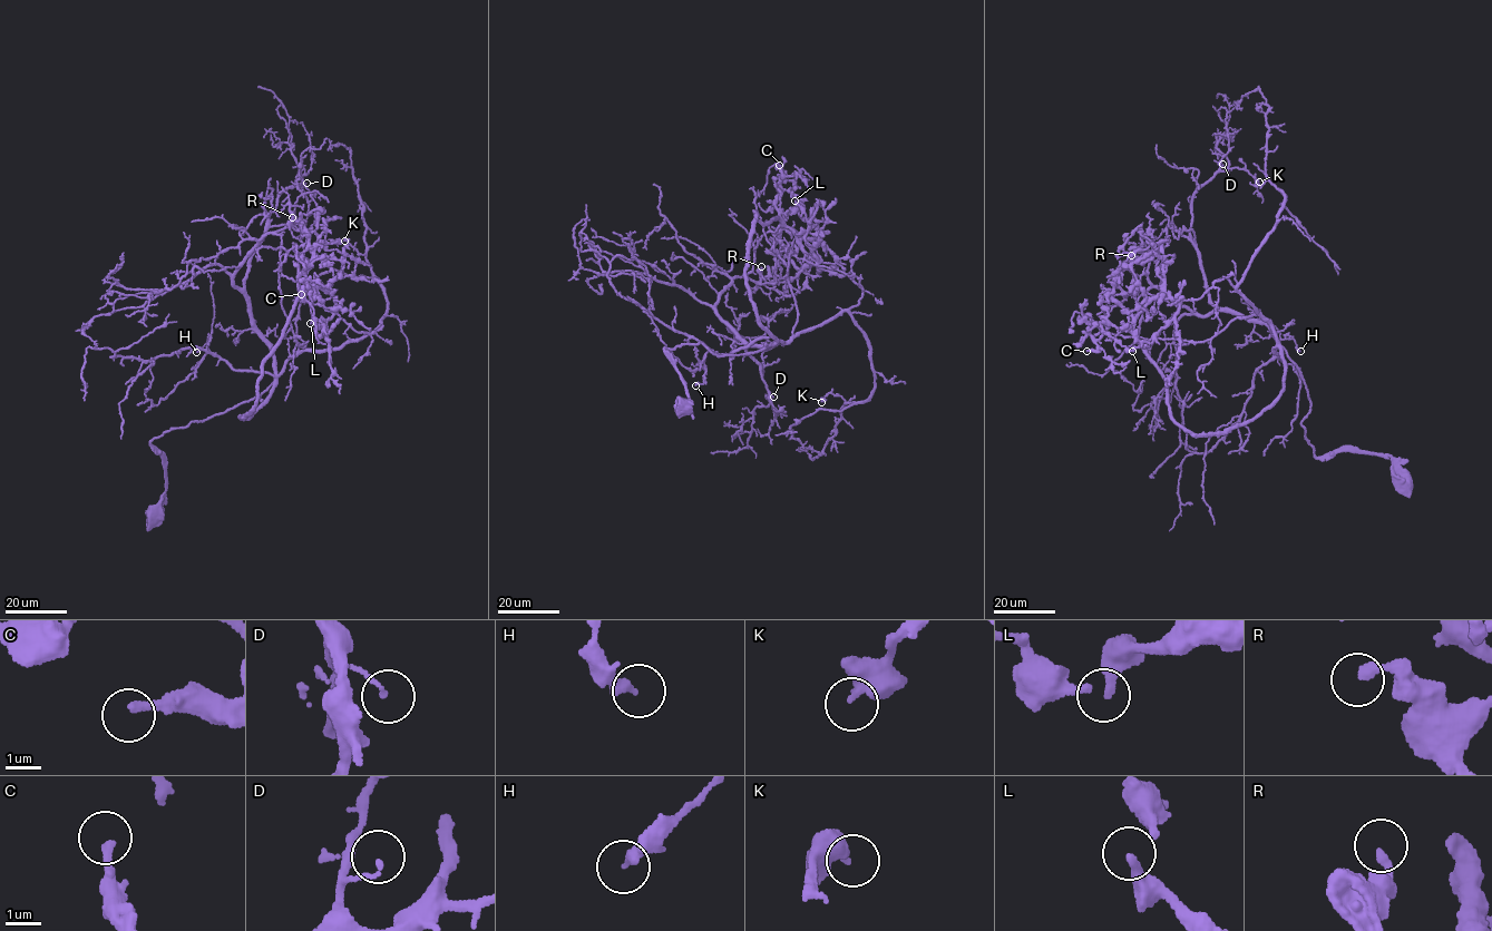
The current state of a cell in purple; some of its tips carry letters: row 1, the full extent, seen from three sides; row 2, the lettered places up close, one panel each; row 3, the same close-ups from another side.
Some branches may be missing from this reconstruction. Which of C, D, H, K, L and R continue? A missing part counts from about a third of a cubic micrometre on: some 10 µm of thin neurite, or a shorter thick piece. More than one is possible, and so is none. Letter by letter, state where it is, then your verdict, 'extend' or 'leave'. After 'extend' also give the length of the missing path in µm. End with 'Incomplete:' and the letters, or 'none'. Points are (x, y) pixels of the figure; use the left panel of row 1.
C: at (301, 294); leave
D: at (306, 183); leave
H: at (196, 352); leave
K: at (344, 241); leave
L: at (310, 323); leave
R: at (292, 217); leave
Incomplete: none

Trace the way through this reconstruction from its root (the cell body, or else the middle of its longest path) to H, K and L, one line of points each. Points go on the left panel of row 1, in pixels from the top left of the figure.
H: (153, 517), (167, 483), (152, 440), (249, 401), (274, 381), (232, 369), (208, 350), (210, 337), (196, 352)
K: (153, 517), (167, 483), (152, 440), (254, 399), (290, 358), (380, 323), (382, 284), (344, 241)
L: (153, 517), (167, 483), (152, 440), (254, 399), (290, 358), (373, 332), (334, 312), (310, 323)

